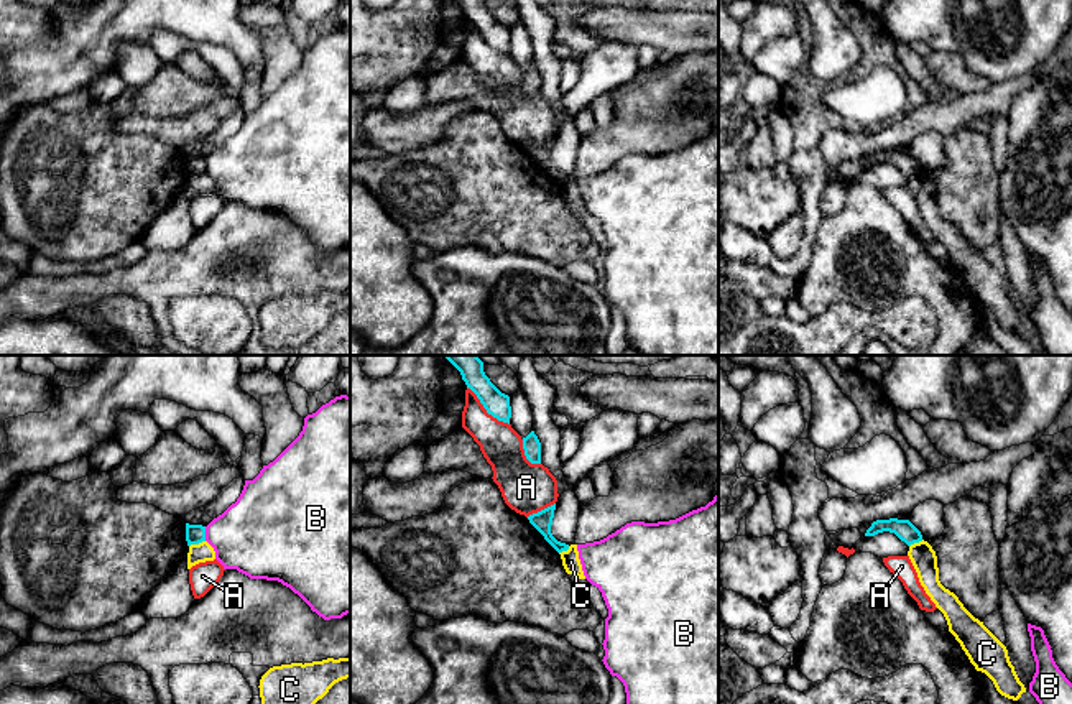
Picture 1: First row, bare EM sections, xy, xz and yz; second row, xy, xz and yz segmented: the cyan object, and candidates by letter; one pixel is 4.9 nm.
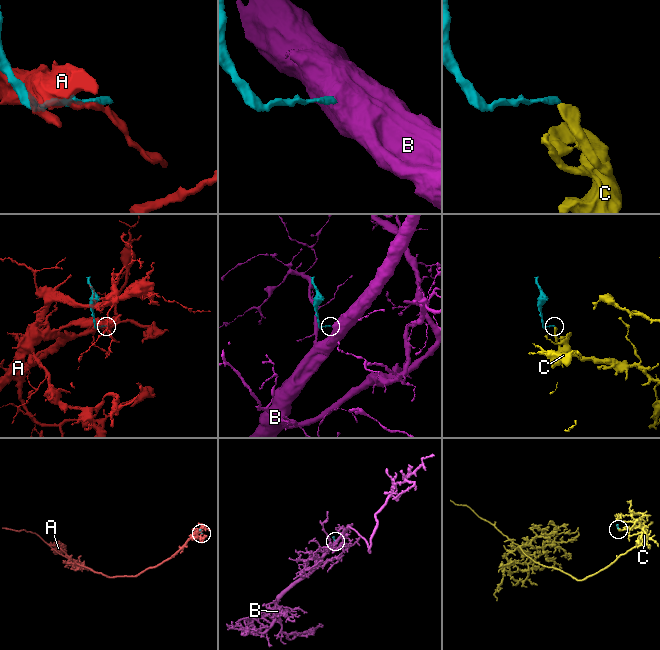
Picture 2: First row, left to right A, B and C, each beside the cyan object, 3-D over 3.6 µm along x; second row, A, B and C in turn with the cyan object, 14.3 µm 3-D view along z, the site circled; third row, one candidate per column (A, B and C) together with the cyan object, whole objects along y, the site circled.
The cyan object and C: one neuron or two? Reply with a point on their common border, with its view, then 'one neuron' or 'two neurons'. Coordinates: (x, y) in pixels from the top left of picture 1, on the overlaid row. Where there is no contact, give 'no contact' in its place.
meets cyan in xy at (196, 543); two neurons

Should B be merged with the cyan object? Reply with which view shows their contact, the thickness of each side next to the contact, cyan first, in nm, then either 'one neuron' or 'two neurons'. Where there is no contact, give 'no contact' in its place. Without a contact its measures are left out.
meets cyan in xy; 100 nm thick on the cyan side, 380 nm on the other; two neurons

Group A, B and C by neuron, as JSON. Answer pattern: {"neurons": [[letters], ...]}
{"neurons": [["A"], ["B"], ["C"]]}

